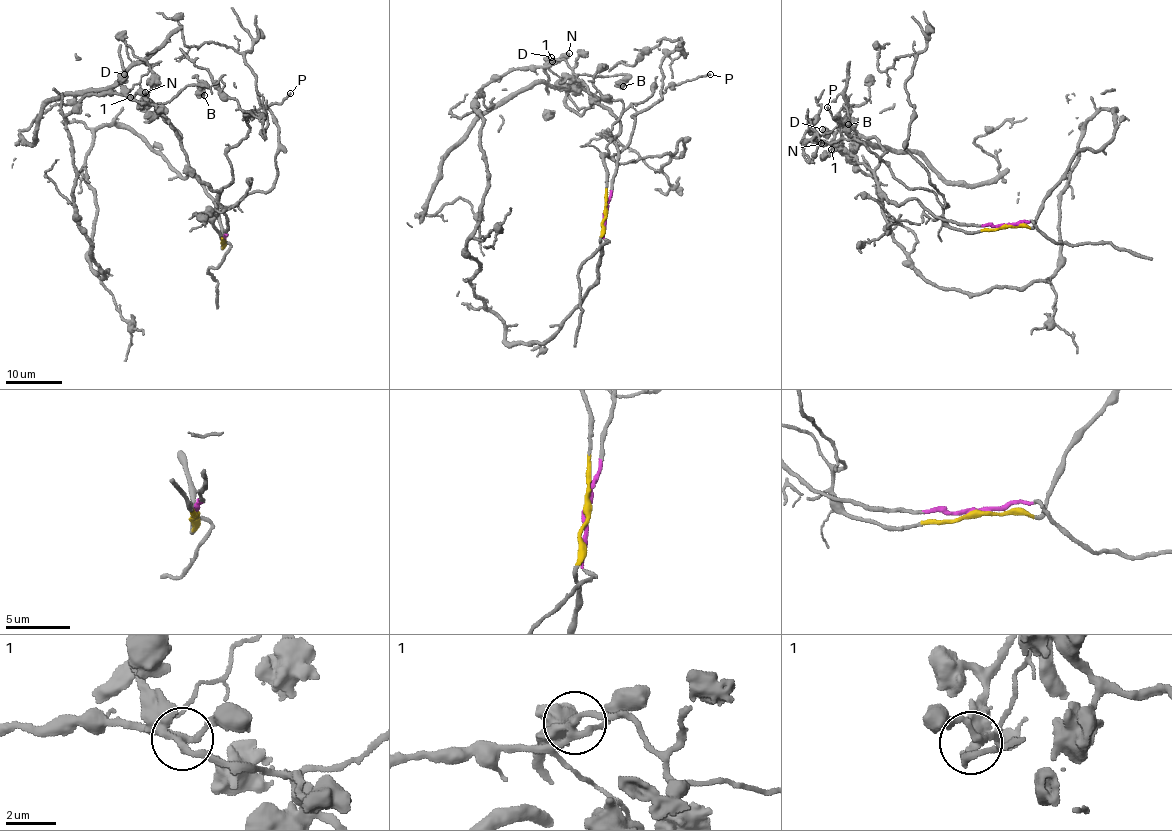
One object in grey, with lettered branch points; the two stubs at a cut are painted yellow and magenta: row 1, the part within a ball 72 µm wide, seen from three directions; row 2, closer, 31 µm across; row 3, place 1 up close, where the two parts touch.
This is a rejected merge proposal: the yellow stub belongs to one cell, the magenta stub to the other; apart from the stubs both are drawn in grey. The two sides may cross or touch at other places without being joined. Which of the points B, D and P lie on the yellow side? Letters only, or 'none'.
P

